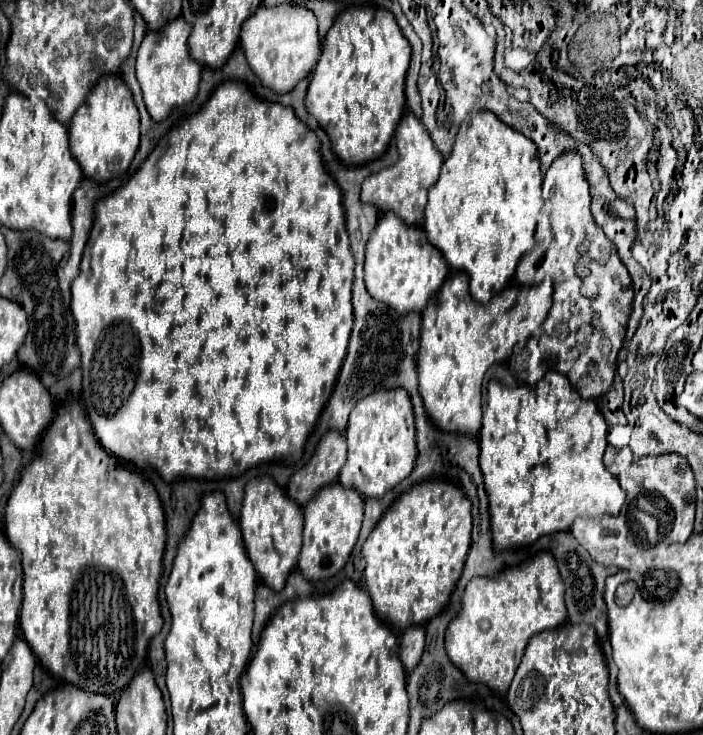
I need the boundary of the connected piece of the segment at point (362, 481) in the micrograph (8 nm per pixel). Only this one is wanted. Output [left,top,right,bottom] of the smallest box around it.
[339,390,417,498]

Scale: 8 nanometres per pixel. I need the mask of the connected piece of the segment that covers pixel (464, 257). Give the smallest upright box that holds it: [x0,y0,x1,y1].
[423,112,543,304]

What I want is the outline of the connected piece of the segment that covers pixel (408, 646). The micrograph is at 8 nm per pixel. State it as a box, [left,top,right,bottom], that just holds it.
[401,626,425,672]

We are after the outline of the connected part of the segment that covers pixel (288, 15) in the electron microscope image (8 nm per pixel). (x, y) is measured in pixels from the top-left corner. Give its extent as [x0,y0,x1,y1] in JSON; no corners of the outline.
[241,4,321,94]

